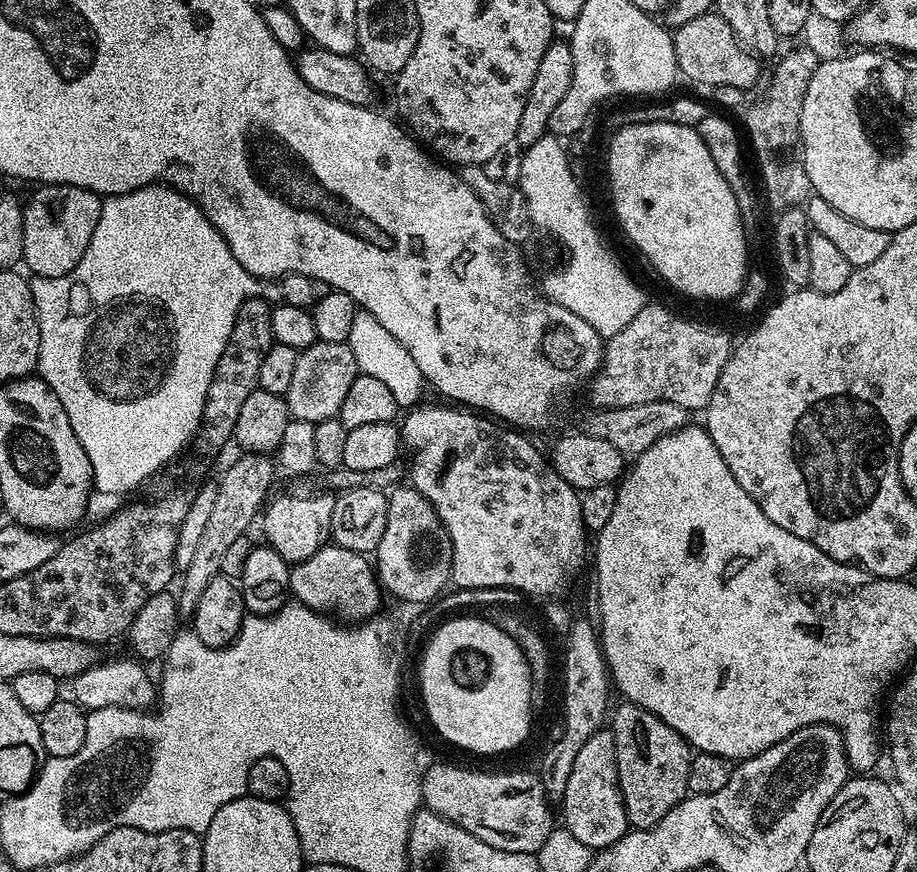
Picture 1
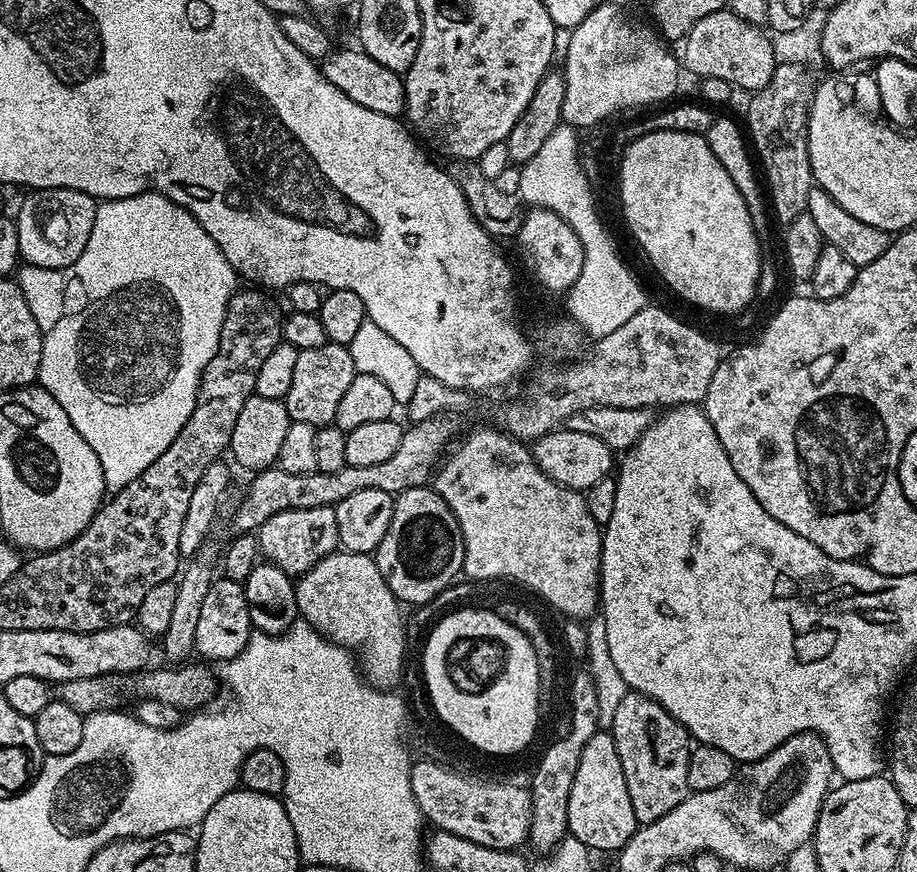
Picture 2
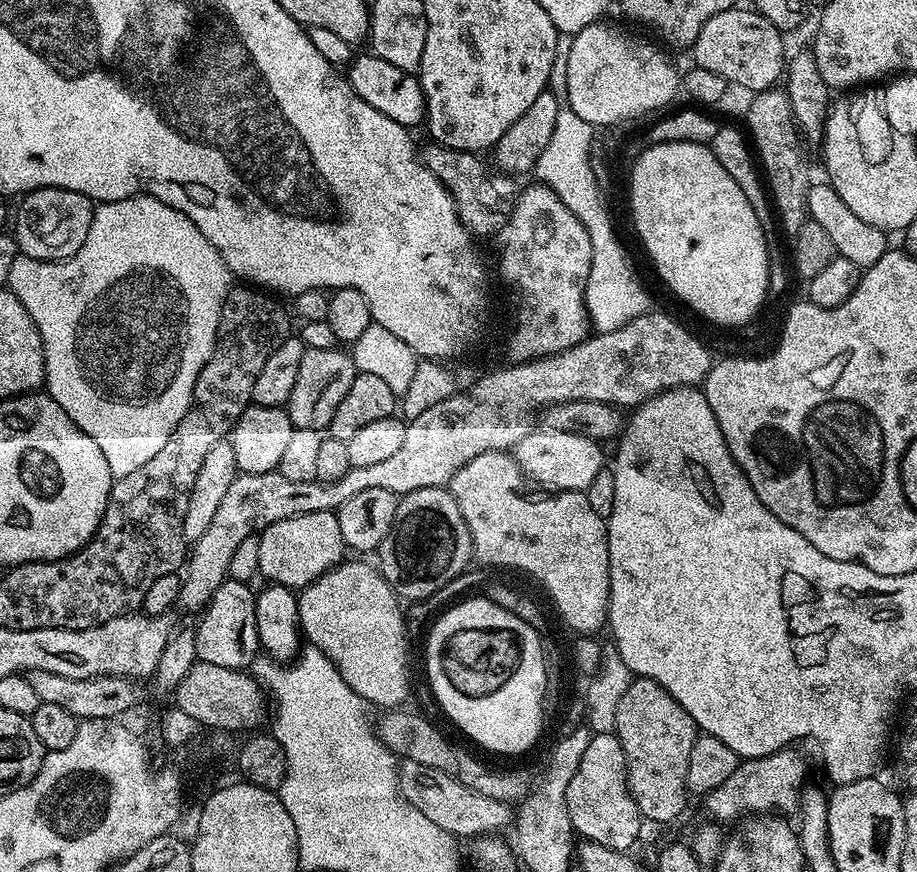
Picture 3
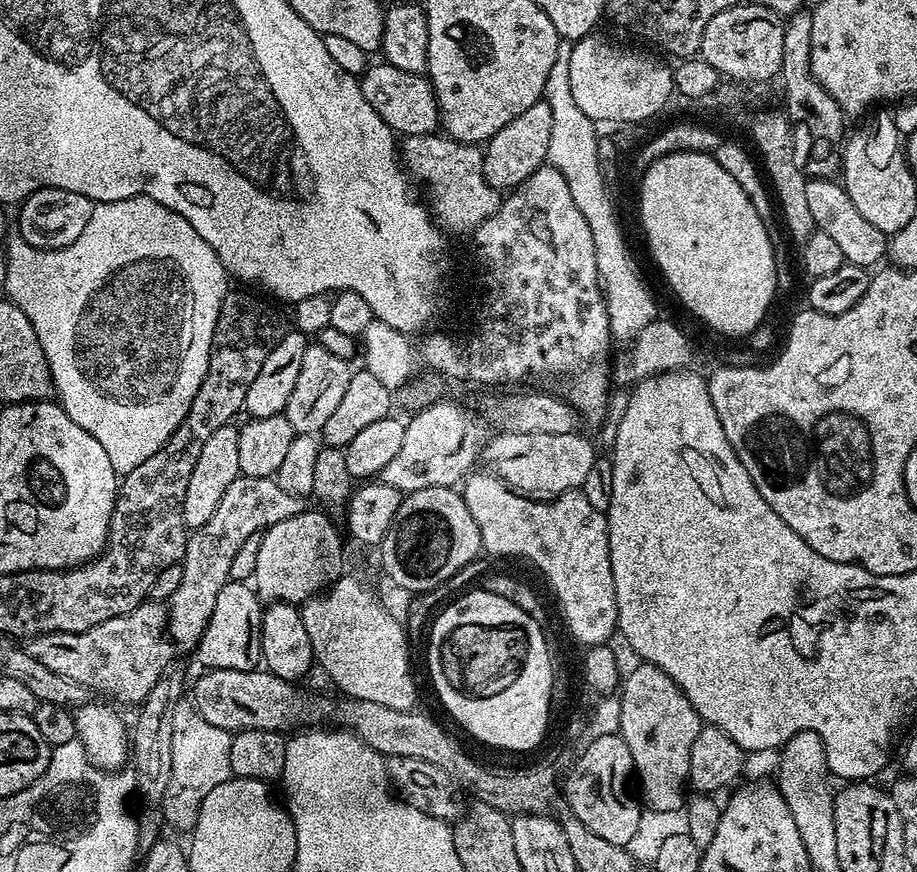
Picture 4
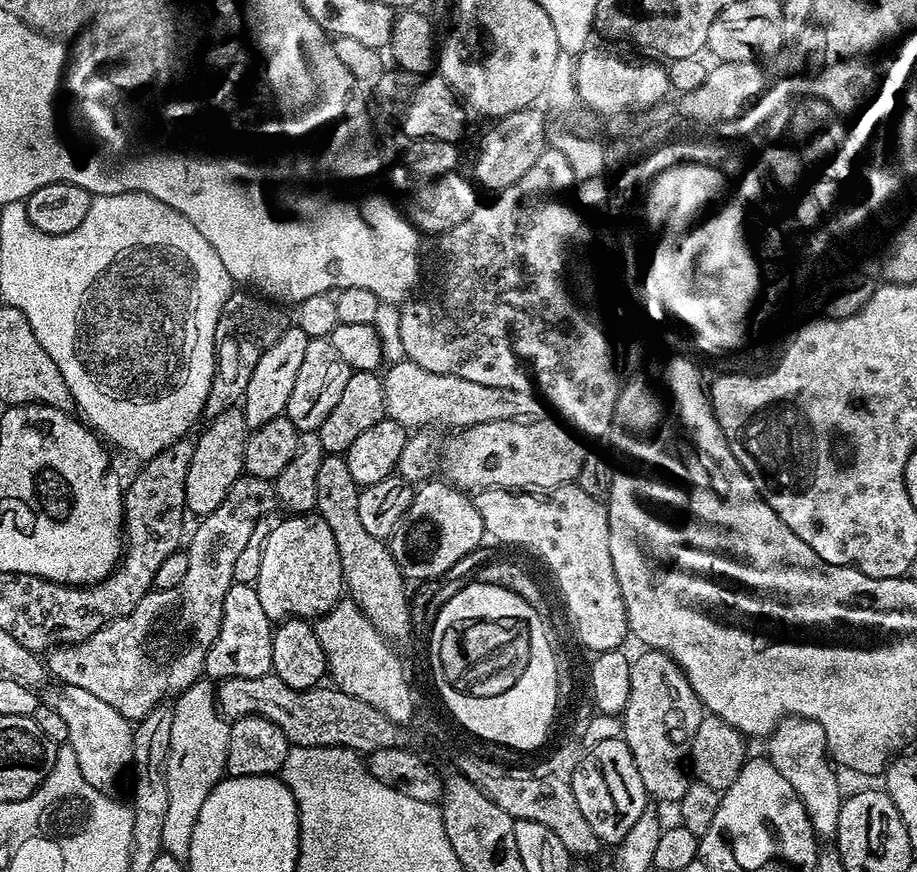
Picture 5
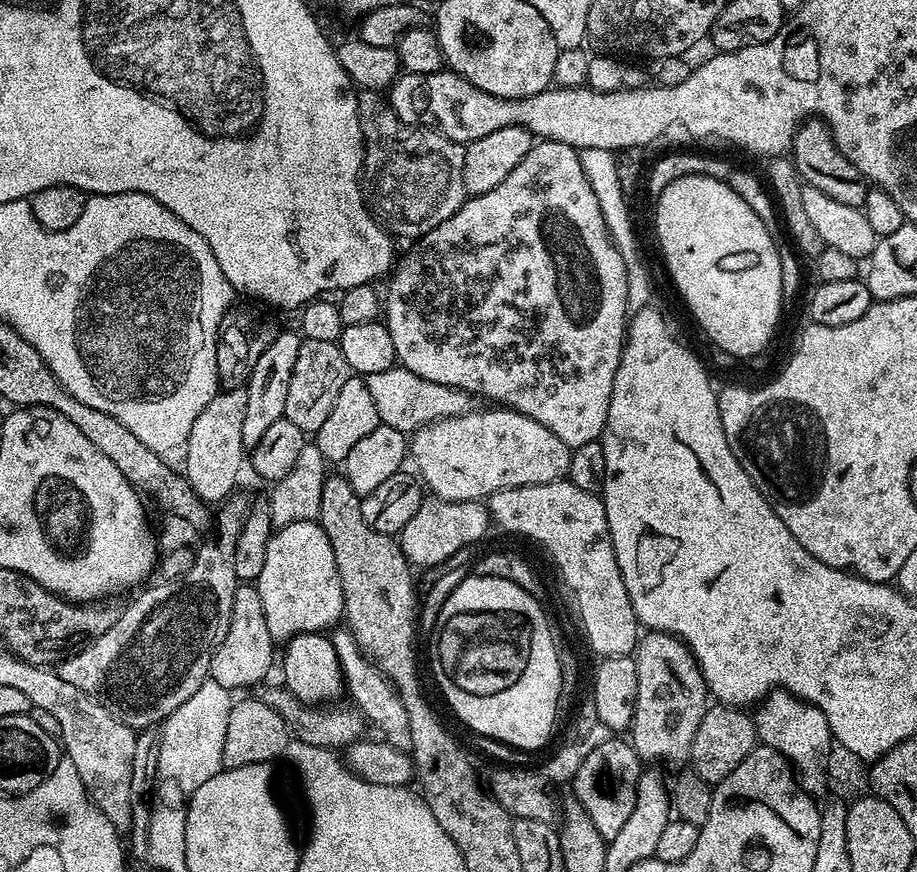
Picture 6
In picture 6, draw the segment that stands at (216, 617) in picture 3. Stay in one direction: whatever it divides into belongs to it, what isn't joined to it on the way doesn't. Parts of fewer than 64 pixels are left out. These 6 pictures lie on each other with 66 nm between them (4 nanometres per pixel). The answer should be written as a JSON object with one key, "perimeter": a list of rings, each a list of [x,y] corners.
{"perimeter":[[[241,583],[234,594],[234,606],[230,606],[230,630],[226,630],[226,638],[210,658],[209,677],[230,690],[252,688],[262,683],[272,668],[272,647],[274,641],[266,626],[262,598],[258,598],[258,590],[251,583]]]}

